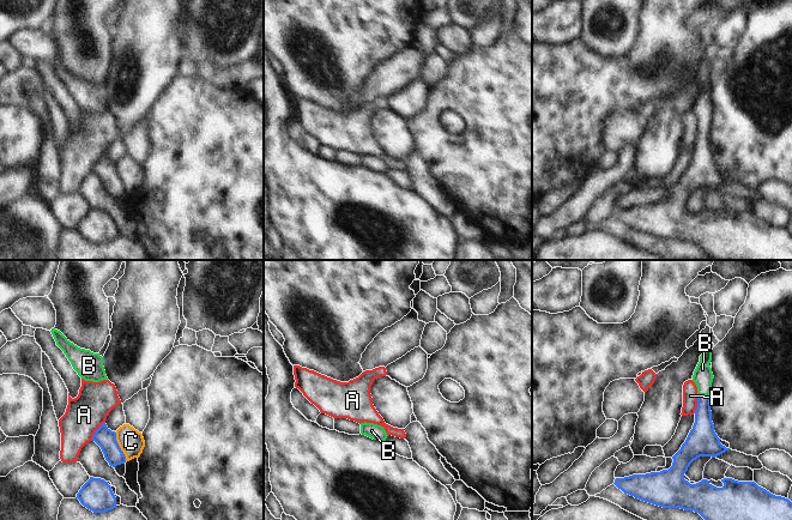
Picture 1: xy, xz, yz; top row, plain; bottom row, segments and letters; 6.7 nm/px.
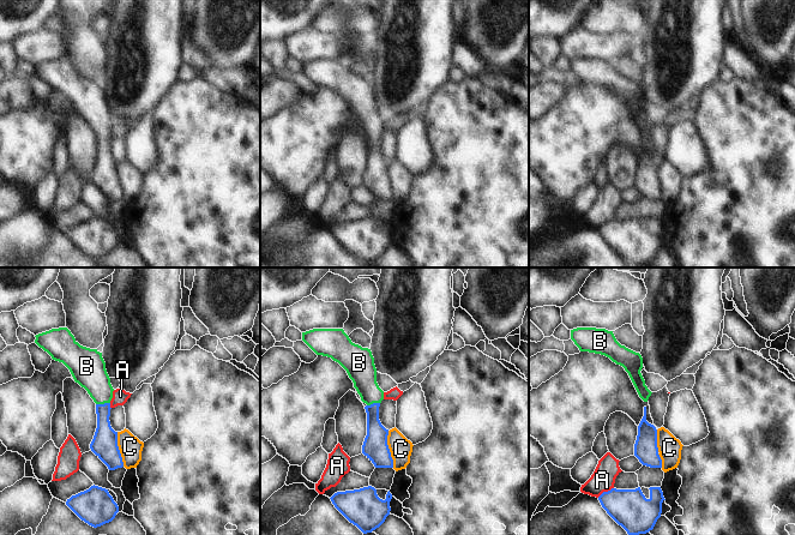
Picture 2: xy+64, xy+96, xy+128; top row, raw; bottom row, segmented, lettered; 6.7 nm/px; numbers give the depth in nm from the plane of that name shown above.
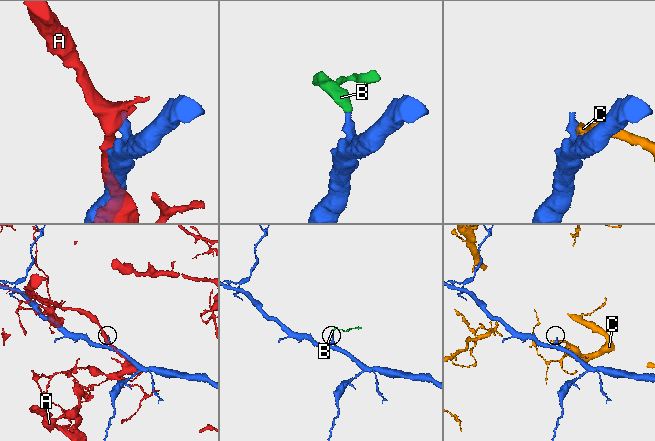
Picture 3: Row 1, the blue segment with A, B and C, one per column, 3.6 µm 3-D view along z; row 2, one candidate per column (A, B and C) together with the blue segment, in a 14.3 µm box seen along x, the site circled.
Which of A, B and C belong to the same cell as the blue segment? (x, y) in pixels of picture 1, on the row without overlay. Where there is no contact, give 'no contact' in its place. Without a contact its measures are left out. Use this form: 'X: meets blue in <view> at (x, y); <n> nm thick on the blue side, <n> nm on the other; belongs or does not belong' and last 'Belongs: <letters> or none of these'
A: meets blue in xy at (96, 162); 140 nm thick on the blue side, 260 nm on the other; does not belong
B: meets blue in yz at (703, 127); 160 nm thick on the blue side, 130 nm on the other; belongs
C: meets blue in xy at (119, 179); 140 nm thick on the blue side, 170 nm on the other; does not belong
Belongs: B

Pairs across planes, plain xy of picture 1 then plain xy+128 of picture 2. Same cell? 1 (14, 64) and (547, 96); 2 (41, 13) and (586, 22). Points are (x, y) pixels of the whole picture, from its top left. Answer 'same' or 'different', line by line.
1: different
2: different

